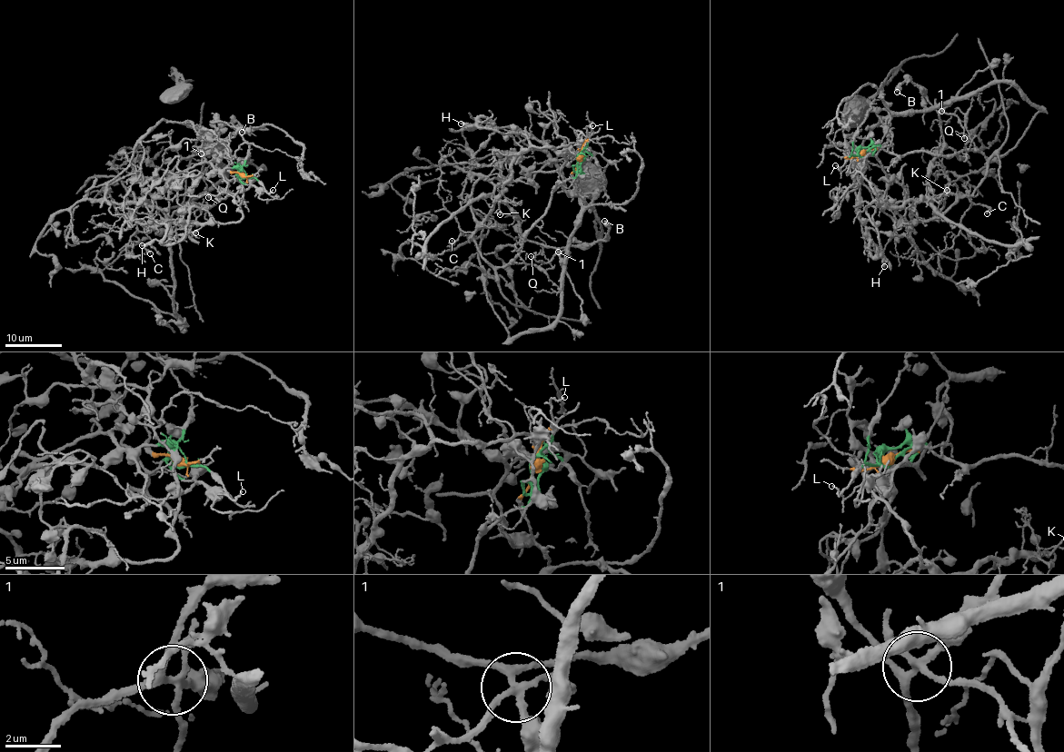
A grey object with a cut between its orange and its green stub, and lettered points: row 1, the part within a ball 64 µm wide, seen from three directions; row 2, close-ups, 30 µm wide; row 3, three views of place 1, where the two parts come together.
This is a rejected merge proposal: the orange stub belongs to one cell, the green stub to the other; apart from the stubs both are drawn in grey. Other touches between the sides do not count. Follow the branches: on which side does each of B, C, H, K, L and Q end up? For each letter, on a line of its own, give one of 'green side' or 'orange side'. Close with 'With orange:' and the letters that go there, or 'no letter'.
B: orange side
C: green side
H: green side
K: green side
L: green side
Q: green side
With orange: B

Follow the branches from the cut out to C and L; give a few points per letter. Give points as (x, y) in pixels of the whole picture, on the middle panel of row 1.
C: (578, 156), (575, 176), (552, 190), (507, 264), (487, 262), (471, 233), (461, 231), (451, 246), (452, 240)
L: (578, 156), (587, 142), (587, 126), (593, 125)

